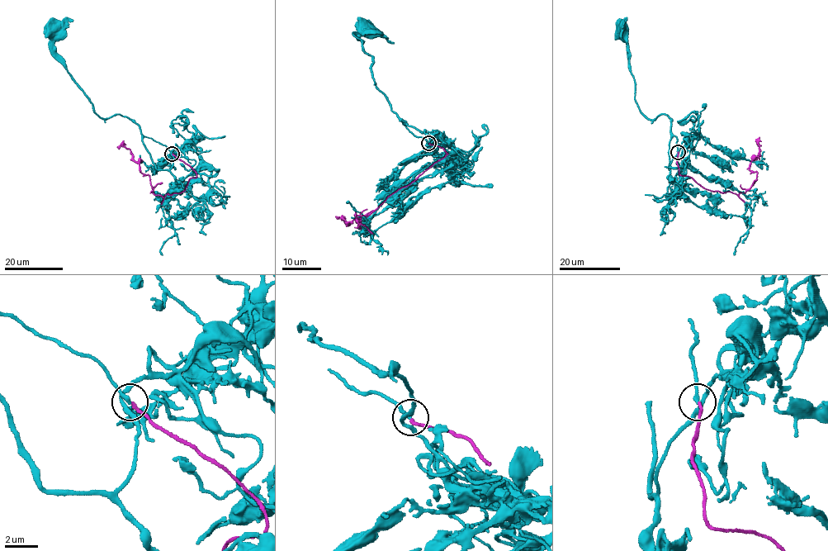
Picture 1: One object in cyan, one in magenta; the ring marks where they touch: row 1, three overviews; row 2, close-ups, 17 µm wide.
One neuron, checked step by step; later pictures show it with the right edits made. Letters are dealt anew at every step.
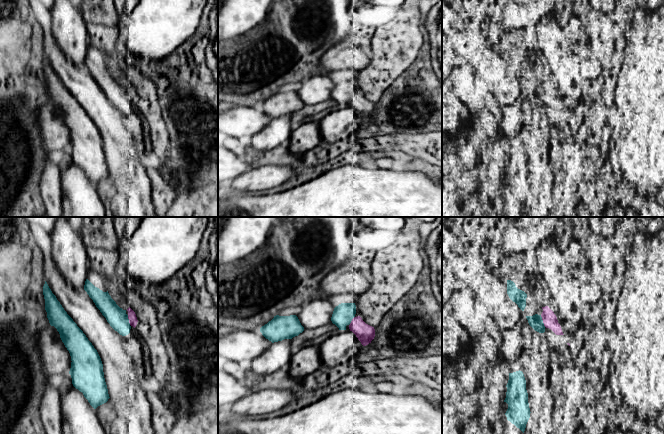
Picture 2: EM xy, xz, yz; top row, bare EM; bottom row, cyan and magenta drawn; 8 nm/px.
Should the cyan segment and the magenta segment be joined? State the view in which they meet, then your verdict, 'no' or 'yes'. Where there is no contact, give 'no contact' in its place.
meets cyan in yz; yes

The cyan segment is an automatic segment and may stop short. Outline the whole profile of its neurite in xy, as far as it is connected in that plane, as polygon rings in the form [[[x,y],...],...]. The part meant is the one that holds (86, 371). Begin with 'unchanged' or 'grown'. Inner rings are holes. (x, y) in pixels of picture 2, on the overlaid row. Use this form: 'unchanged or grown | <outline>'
unchanged | [[[46,281],[43,295],[49,323],[57,329],[71,356],[69,374],[72,384],[96,409],[110,398],[101,358],[83,331],[64,310]]]

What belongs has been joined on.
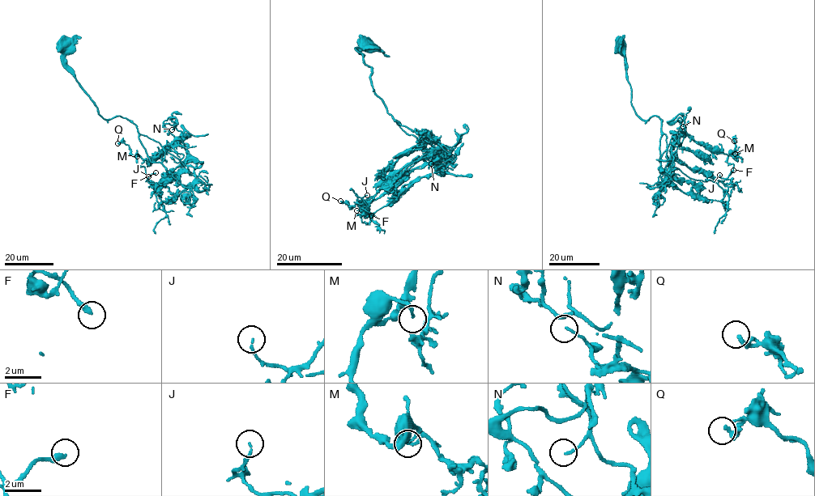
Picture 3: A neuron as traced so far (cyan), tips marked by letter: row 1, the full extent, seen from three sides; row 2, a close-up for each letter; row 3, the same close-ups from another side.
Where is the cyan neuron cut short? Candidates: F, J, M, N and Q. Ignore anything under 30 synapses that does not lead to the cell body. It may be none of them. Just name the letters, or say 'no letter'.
N

